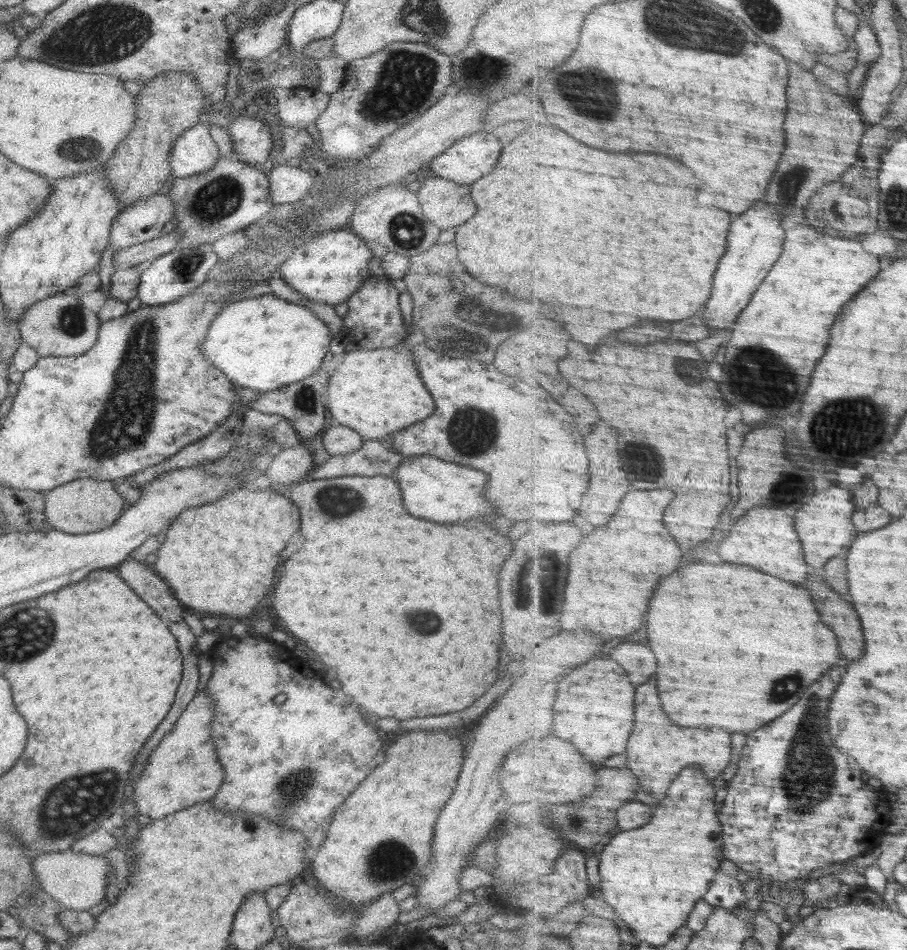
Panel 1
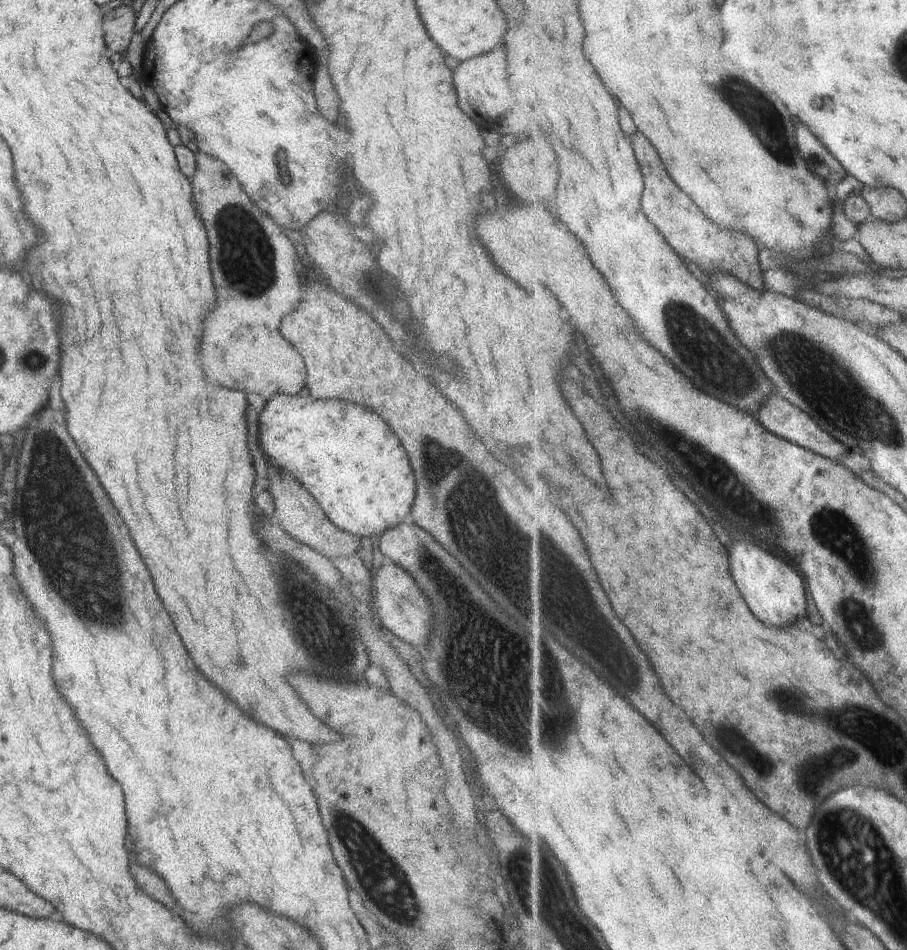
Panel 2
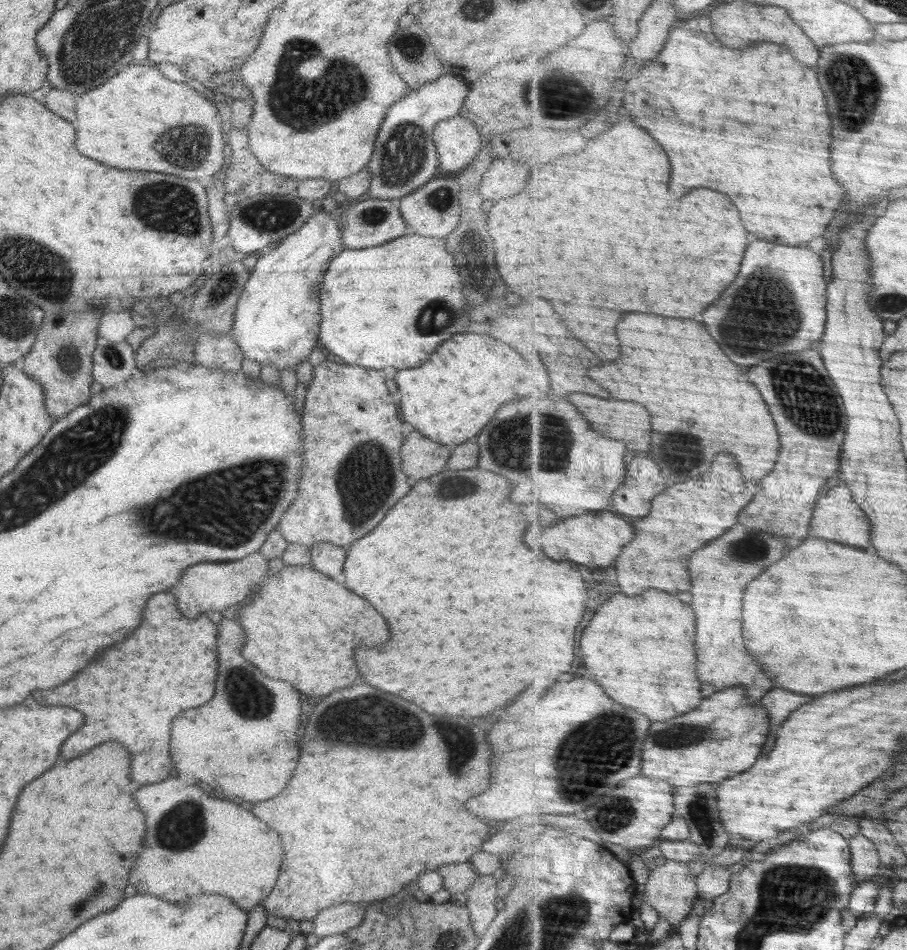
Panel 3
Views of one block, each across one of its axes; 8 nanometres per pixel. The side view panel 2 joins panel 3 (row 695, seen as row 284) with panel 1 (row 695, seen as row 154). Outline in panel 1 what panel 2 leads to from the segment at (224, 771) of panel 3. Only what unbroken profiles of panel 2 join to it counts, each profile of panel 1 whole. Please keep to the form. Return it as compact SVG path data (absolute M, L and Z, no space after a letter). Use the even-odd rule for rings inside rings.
M202 689L195 694L194 700L188 703L182 716L178 718L174 730L164 736L160 746L154 750L154 756L150 756L144 772L140 774L134 790L138 814L150 819L162 819L200 800L210 800L218 792L224 780L224 768L216 758L216 750L210 736L214 706L204 692Z

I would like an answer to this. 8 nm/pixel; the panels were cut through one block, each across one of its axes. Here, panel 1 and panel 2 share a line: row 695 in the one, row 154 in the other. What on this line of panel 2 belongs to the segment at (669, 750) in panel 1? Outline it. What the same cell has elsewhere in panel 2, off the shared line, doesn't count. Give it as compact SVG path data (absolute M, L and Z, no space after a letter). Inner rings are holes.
M642 132L634 134L634 144L644 166L644 176L648 176L648 192L644 192L644 210L648 218L664 232L666 240L676 248L676 252L680 252L680 256L684 256L686 260L698 264L706 274L716 274L724 270L738 276L752 288L762 292L767 290L764 270L760 264L760 248L756 246L756 242L750 236L744 236L742 232L726 232L724 228L716 226L698 208L698 204L672 180L656 146Z

